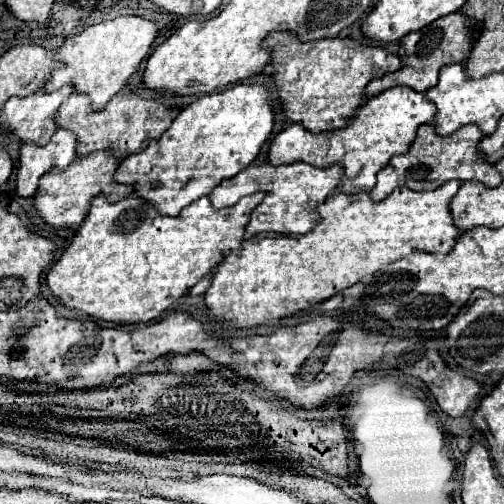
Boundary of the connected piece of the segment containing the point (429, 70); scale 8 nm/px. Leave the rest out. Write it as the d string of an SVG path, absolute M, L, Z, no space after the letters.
M450 13L446 17L440 17L438 21L430 23L428 27L408 33L402 43L398 45L396 53L400 55L404 67L400 71L388 73L384 77L376 77L370 81L370 85L366 87L366 95L372 97L376 93L382 93L384 89L396 87L396 85L406 85L414 91L428 91L430 87L434 87L438 83L438 71L448 65L448 63L456 63L456 61L466 61L468 55L472 53L474 47L474 39L472 39L472 29L474 23L464 15L464 13Z

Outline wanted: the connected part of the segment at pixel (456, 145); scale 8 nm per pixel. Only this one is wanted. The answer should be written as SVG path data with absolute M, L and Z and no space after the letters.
M434 123L420 125L416 139L412 141L408 153L394 155L390 159L390 163L378 173L378 183L370 191L370 197L380 201L380 199L388 197L396 187L408 187L412 191L432 191L450 179L460 179L460 181L474 179L474 181L482 181L488 187L498 187L502 183L502 175L496 171L496 167L492 163L488 163L478 153L482 135L484 135L482 129L474 123L464 125L450 137L438 135Z

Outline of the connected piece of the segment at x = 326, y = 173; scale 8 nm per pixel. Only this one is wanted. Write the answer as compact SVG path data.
M262 163L262 165L250 165L248 169L240 171L232 179L222 181L208 197L212 201L214 209L222 209L228 205L234 205L240 197L256 193L256 191L266 191L268 197L254 209L252 219L246 227L248 235L256 233L308 233L320 223L320 213L318 205L324 203L324 199L338 189L338 185L344 179L344 169L340 165L316 169L310 163L290 163L290 165L272 165L272 163Z

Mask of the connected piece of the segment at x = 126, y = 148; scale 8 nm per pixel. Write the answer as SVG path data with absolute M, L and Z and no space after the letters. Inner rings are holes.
M124 87L116 93L102 111L92 109L92 101L88 93L72 93L64 105L60 105L60 113L56 117L58 127L72 129L78 137L78 155L88 155L98 149L112 149L118 159L124 155L138 153L150 139L158 139L164 129L172 123L172 111L158 99L144 99Z

